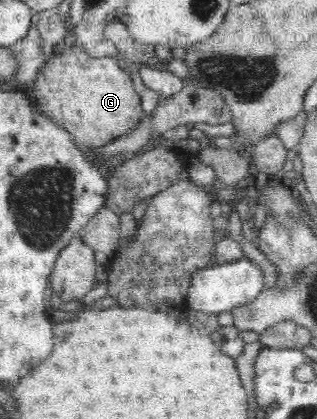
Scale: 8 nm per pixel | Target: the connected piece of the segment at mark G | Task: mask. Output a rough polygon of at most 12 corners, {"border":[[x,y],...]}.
{"border":[[76,43],[48,58],[31,100],[81,148],[146,116],[117,55]]}

